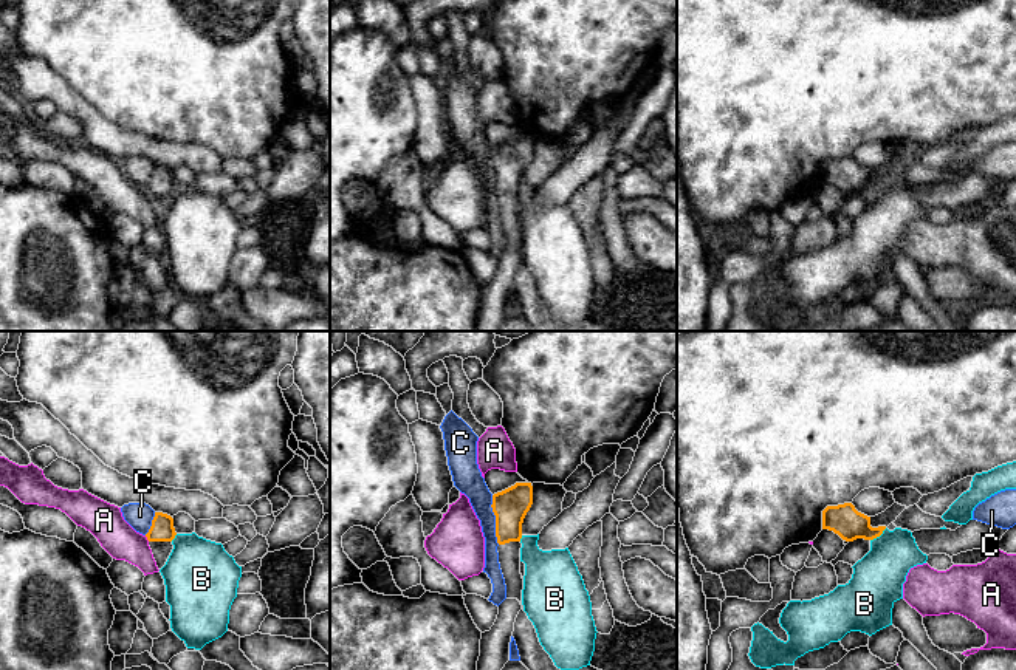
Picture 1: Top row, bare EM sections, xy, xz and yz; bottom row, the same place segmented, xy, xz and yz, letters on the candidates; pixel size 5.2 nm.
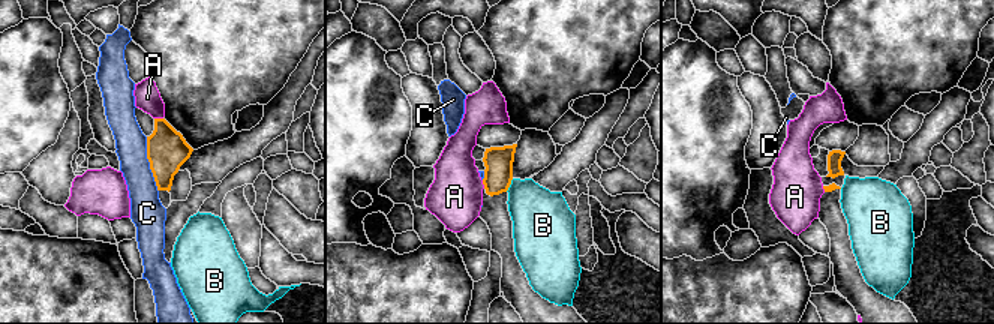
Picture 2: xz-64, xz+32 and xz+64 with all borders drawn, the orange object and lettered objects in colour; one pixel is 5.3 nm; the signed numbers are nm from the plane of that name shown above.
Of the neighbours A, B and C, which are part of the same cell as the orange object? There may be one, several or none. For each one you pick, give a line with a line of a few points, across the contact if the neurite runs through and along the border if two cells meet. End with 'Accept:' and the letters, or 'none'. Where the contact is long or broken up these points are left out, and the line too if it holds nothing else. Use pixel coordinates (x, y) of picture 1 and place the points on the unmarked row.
Accept: none

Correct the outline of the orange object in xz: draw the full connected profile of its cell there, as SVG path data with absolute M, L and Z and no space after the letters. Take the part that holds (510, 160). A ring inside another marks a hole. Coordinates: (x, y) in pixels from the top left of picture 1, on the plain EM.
M516 136L514 139L493 149L493 166L496 169L496 190L499 217L506 238L506 252L517 252L522 258L523 232L520 227L520 192L522 176L533 158L531 136Z

